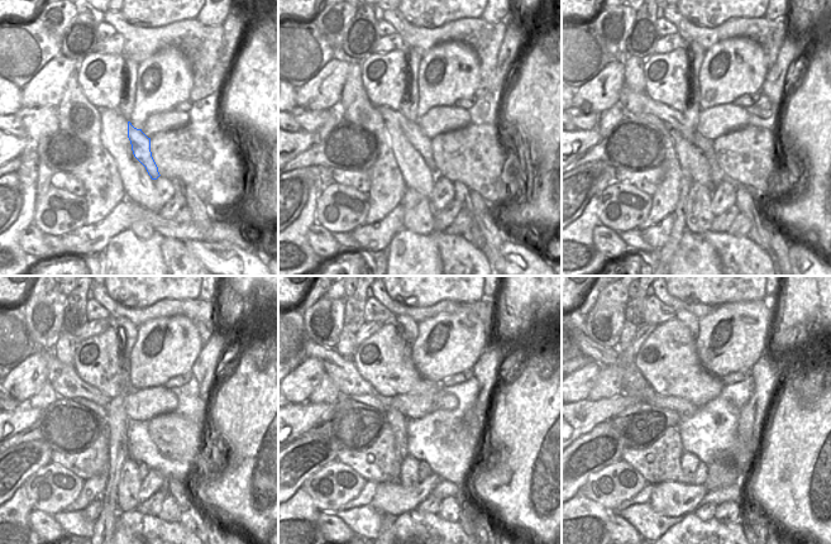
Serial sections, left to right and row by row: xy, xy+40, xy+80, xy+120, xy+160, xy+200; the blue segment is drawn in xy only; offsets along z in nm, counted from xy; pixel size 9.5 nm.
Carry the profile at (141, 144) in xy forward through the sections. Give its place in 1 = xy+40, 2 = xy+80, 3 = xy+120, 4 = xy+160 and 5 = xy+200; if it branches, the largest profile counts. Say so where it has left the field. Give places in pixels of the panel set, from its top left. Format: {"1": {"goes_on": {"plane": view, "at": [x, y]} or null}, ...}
{"1": {"goes_on": {"plane": "xy+40", "at": [420, 142]}}, "2": {"goes_on": {"plane": "xy+80", "at": [633, 103]}}, "3": {"goes_on": {"plane": "xy+120", "at": [63, 378]}}, "4": {"goes_on": {"plane": "xy+160", "at": [343, 372]}}, "5": {"goes_on": {"plane": "xy+200", "at": [605, 356]}}}

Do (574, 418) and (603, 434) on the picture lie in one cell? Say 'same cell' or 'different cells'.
different cells

